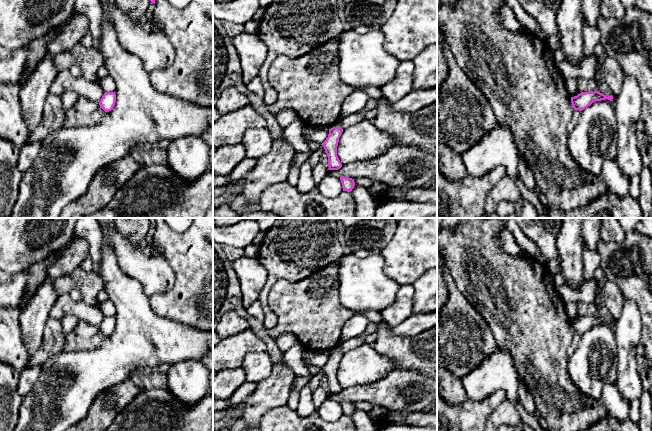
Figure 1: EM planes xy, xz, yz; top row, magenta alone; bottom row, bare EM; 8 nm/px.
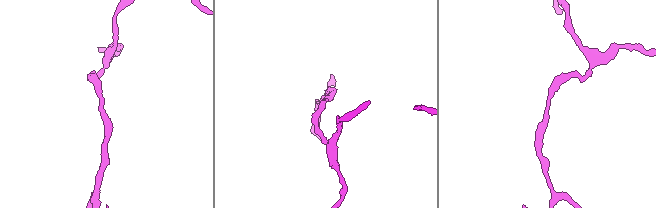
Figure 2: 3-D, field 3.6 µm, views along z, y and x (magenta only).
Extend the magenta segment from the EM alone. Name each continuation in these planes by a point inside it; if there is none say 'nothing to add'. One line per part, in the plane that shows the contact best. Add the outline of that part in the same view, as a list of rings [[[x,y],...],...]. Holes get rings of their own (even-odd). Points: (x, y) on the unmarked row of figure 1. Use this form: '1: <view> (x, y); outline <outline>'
nothing to add

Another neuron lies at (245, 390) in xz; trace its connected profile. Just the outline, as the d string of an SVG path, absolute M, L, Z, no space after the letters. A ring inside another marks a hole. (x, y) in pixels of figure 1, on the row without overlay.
M245 382L242 384L231 396L229 402L236 406L242 402L245 402L246 399L255 392L257 388L257 383L254 382Z

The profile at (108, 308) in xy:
M108 299L106 302L101 303L99 305L99 309L104 316L115 316L116 307L110 299Z

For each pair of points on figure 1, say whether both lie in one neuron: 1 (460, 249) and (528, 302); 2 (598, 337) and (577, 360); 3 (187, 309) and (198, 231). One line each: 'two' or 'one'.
1: one
2: one
3: one

